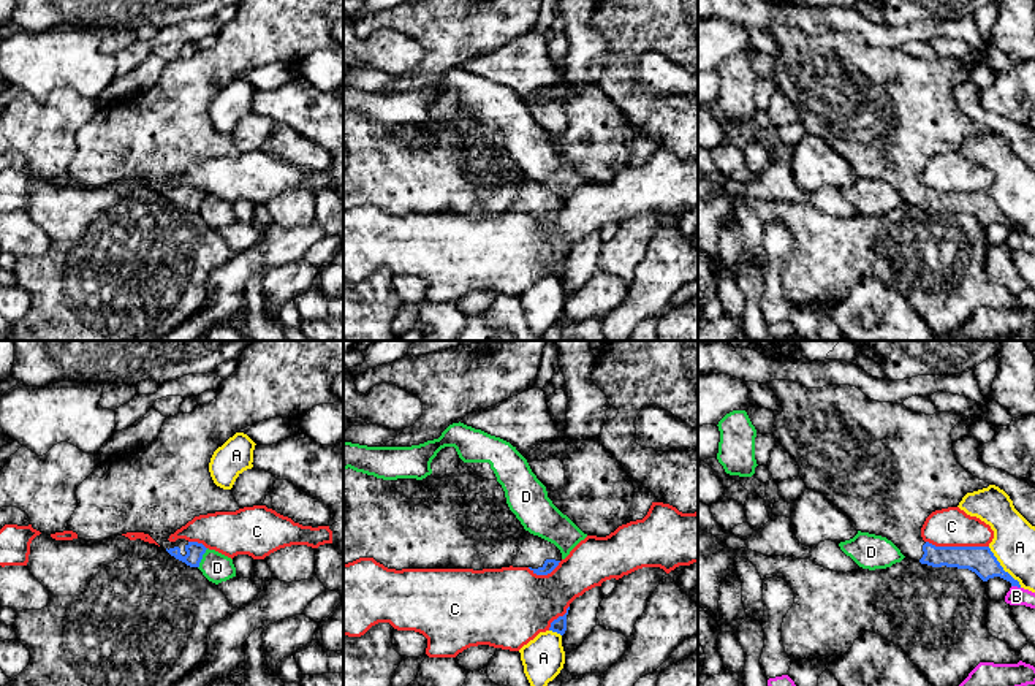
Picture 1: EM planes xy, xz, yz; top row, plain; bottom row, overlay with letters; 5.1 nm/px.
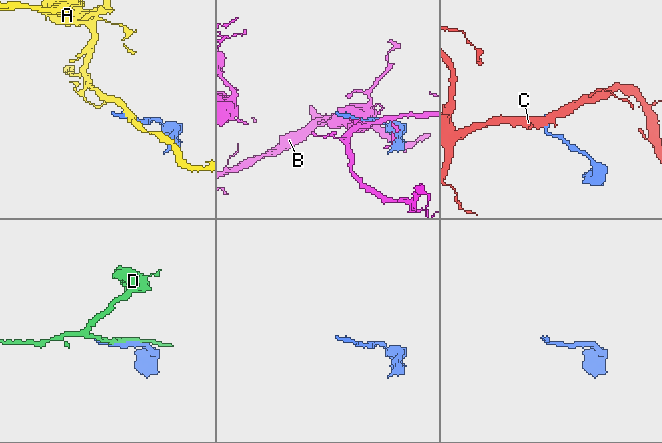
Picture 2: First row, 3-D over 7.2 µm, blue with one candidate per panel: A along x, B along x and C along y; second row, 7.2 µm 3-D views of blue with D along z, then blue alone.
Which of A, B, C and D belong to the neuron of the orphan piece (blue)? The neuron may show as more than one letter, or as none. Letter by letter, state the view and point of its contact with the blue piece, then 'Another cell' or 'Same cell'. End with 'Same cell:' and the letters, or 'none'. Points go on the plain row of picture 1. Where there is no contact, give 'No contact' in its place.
A: Touches blue at yz (1002, 213). Another cell
B: Touches blue at yz (1016, 230). Another cell
C: Touches blue at yz (958, 192). Another cell
D: Touches blue at xy (201, 203). Another cell
Same cell: none

